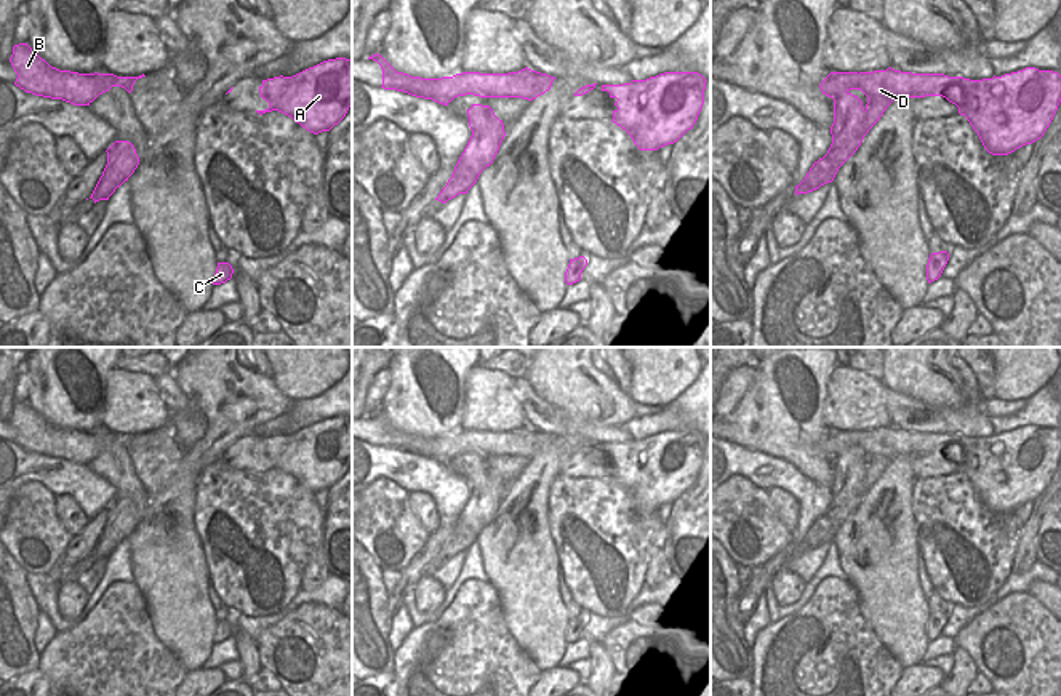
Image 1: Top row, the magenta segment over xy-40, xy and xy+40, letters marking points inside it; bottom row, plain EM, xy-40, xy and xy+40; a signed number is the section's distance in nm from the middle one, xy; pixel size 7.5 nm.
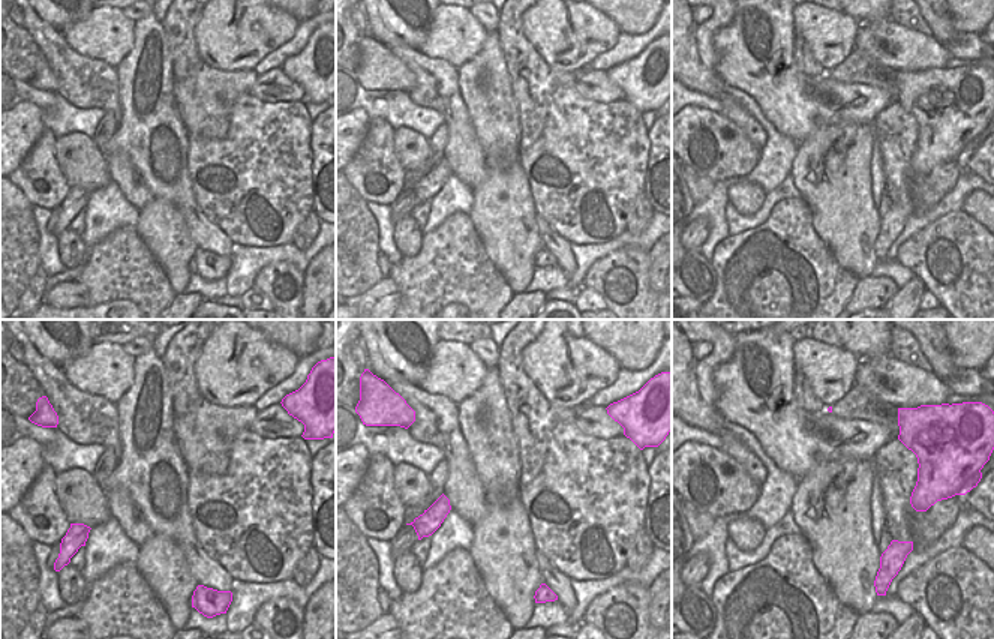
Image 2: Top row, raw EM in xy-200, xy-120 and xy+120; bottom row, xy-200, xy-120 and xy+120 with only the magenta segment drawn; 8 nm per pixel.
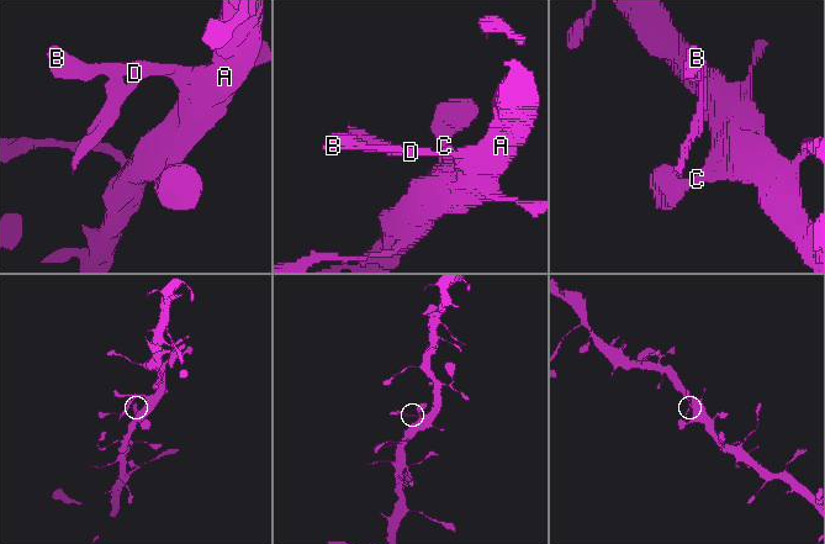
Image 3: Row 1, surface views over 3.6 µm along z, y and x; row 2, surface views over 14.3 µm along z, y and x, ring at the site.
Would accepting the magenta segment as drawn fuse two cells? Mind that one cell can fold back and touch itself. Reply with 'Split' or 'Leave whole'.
Leave whole

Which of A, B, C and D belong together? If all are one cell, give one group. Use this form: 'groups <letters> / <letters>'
groups A B C D

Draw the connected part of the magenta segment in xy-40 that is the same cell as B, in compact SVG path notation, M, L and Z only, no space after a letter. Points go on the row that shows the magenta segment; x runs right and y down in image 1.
M27 43L13 46L10 62L18 75L14 82L16 86L35 96L62 99L74 106L90 106L99 94L109 91L112 86L122 86L131 93L134 82L146 77L144 74L139 77L117 77L114 74L78 74L70 70L59 70L51 67L45 59L34 53Z

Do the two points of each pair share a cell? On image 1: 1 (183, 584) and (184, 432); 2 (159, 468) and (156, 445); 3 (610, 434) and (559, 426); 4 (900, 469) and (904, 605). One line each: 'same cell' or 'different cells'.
1: different cells
2: same cell
3: same cell
4: same cell

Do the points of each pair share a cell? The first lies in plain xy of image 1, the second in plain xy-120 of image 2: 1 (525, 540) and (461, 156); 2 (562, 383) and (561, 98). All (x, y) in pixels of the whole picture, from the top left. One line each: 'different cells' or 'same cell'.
1: different cells
2: different cells

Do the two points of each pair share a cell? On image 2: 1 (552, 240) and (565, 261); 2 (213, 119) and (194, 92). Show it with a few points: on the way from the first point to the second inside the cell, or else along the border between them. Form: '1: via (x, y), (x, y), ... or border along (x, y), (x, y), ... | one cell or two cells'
1: via (556, 245), (564, 257) | one cell
2: via (207, 113), (200, 98) | one cell

